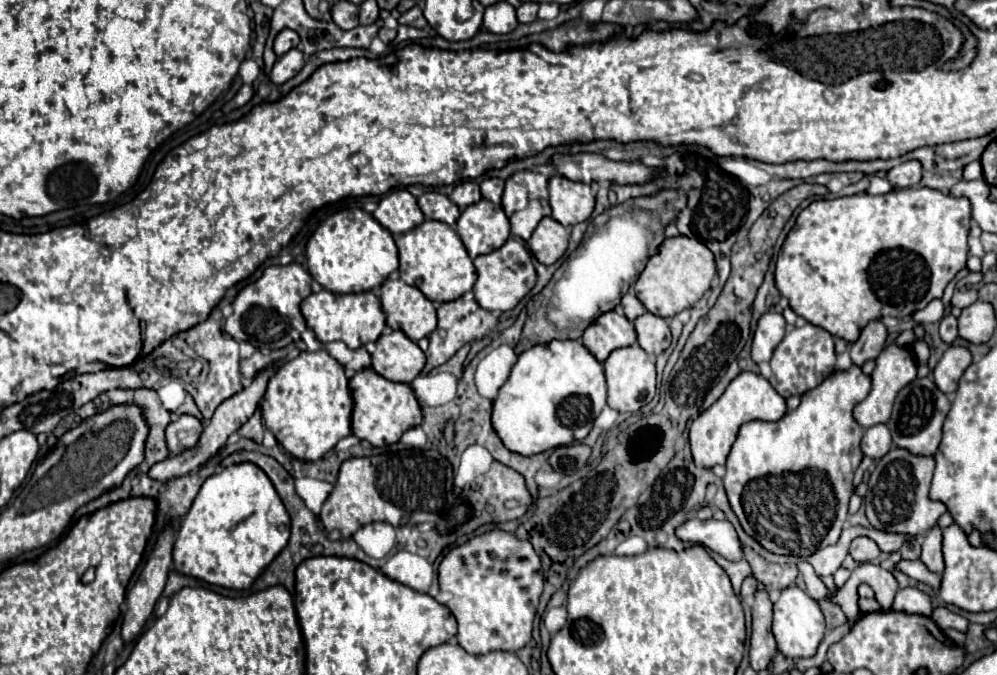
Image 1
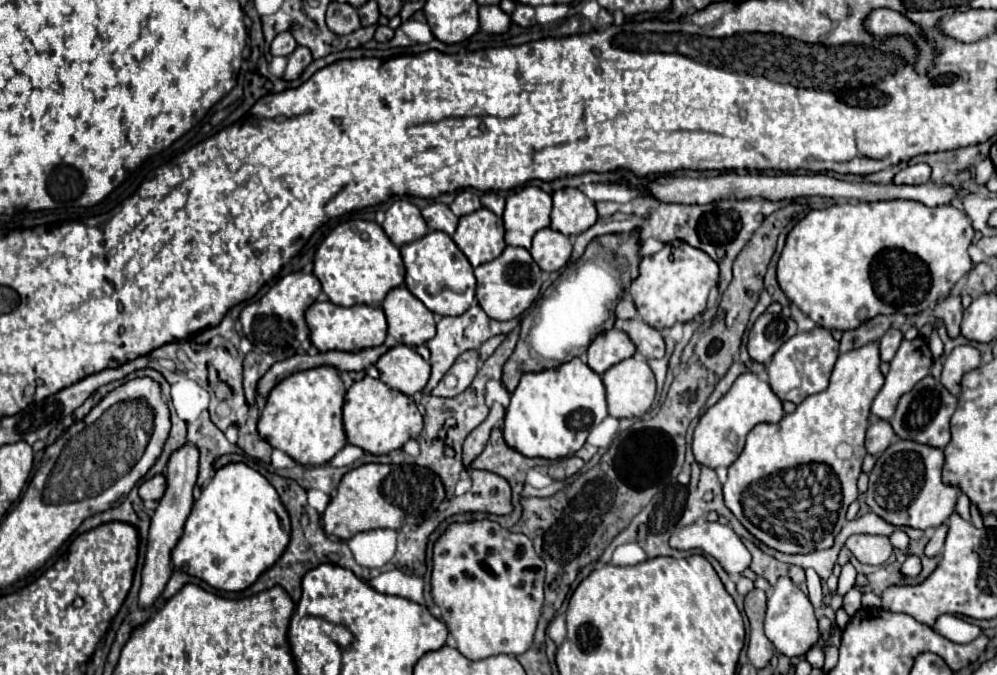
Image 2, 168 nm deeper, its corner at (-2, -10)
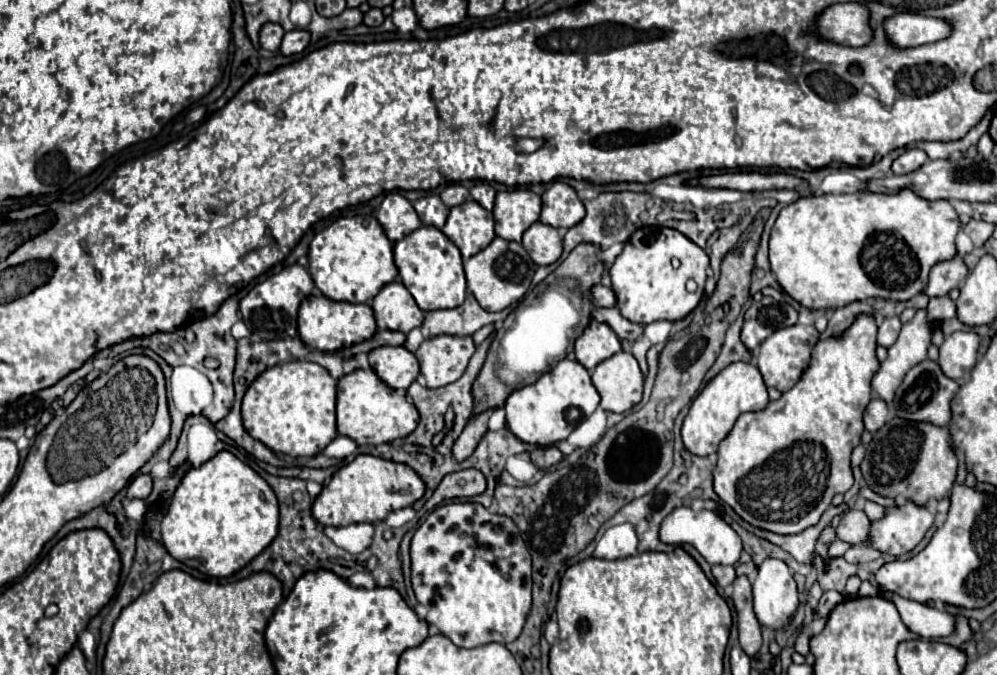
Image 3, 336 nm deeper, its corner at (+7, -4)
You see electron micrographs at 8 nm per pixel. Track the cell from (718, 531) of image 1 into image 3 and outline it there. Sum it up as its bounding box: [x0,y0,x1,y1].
[659,507,741,565]

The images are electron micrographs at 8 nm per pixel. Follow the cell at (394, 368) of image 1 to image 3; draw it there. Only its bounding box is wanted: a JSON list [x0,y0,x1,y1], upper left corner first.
[369,347,419,389]

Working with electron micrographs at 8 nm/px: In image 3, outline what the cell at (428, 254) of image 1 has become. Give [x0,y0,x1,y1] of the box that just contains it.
[393,227,467,311]

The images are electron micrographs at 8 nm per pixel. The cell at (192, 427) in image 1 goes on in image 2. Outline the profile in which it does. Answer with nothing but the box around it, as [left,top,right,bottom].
[138,445,198,607]

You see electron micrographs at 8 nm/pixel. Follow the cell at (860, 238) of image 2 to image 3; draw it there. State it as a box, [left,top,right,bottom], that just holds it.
[769,189,959,311]

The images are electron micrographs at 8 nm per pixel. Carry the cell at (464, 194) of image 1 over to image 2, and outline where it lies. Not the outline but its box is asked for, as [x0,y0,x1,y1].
[450,191,480,217]

